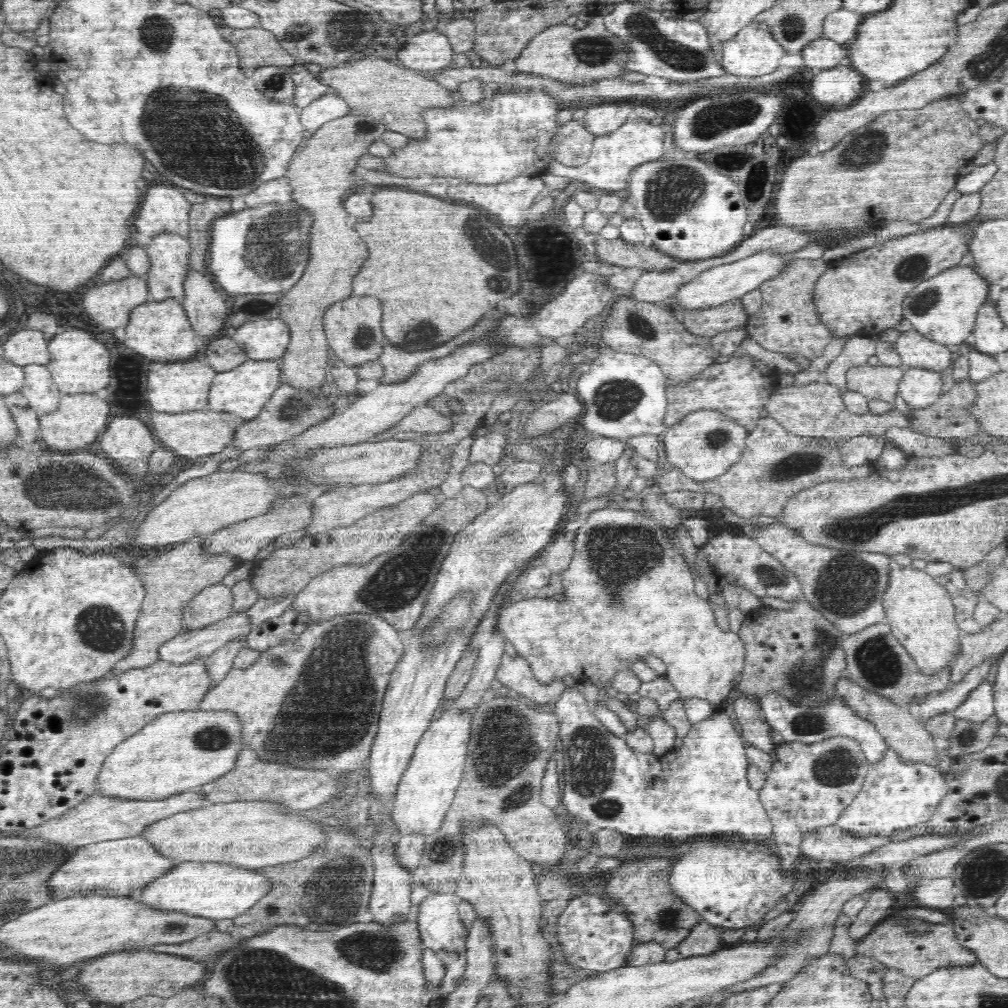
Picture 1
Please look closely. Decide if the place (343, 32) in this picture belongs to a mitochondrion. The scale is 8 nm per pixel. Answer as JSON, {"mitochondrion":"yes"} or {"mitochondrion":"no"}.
{"mitochondrion":"yes"}

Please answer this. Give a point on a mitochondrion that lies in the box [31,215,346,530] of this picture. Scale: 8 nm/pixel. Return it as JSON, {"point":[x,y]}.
{"point":[77,489]}

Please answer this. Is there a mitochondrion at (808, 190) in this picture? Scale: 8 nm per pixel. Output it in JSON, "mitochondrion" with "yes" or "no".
{"mitochondrion":"yes"}

